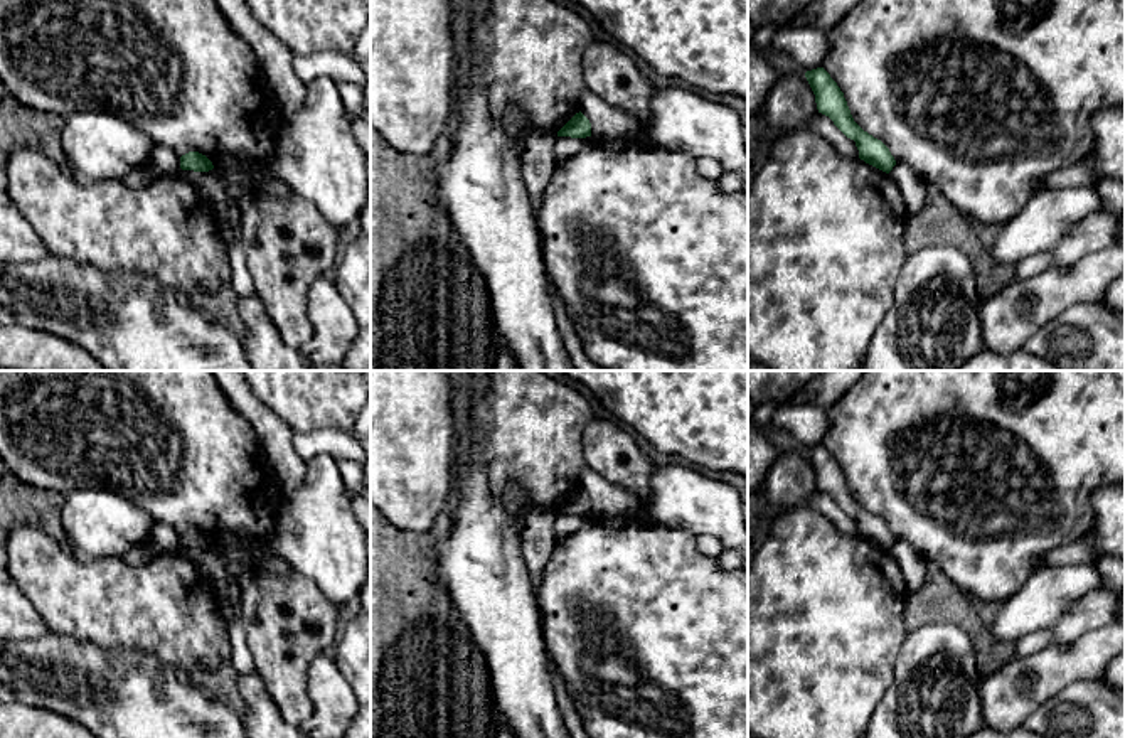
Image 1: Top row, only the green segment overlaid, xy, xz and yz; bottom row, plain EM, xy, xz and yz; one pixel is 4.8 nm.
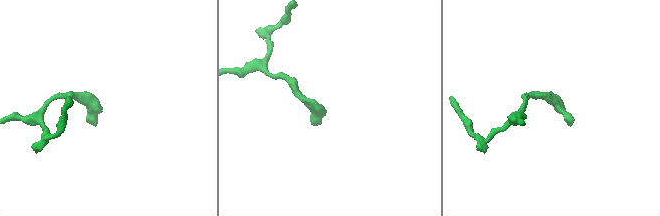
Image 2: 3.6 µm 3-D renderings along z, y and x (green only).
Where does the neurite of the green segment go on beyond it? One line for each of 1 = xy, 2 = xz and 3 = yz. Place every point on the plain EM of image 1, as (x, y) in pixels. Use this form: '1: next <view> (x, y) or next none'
1: next none
2: next none
3: next none

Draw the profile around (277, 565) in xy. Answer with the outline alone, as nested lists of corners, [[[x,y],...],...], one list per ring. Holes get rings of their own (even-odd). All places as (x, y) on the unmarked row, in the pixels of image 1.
[[[266,549],[259,553],[256,564],[263,570],[271,571],[273,575],[286,575],[291,570],[281,556]]]

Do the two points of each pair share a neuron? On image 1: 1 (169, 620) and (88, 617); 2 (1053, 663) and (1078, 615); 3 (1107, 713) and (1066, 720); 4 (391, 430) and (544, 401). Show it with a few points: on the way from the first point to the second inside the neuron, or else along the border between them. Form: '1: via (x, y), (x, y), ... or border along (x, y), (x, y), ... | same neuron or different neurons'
1: via (149, 617), (108, 617) | same neuron
2: border along (1098, 625), (1066, 644), (1050, 644) | different neurons
3: via (1097, 718), (1077, 718) | same neuron
4: via (430, 430), (467, 430), (494, 410), (506, 410) | same neuron

